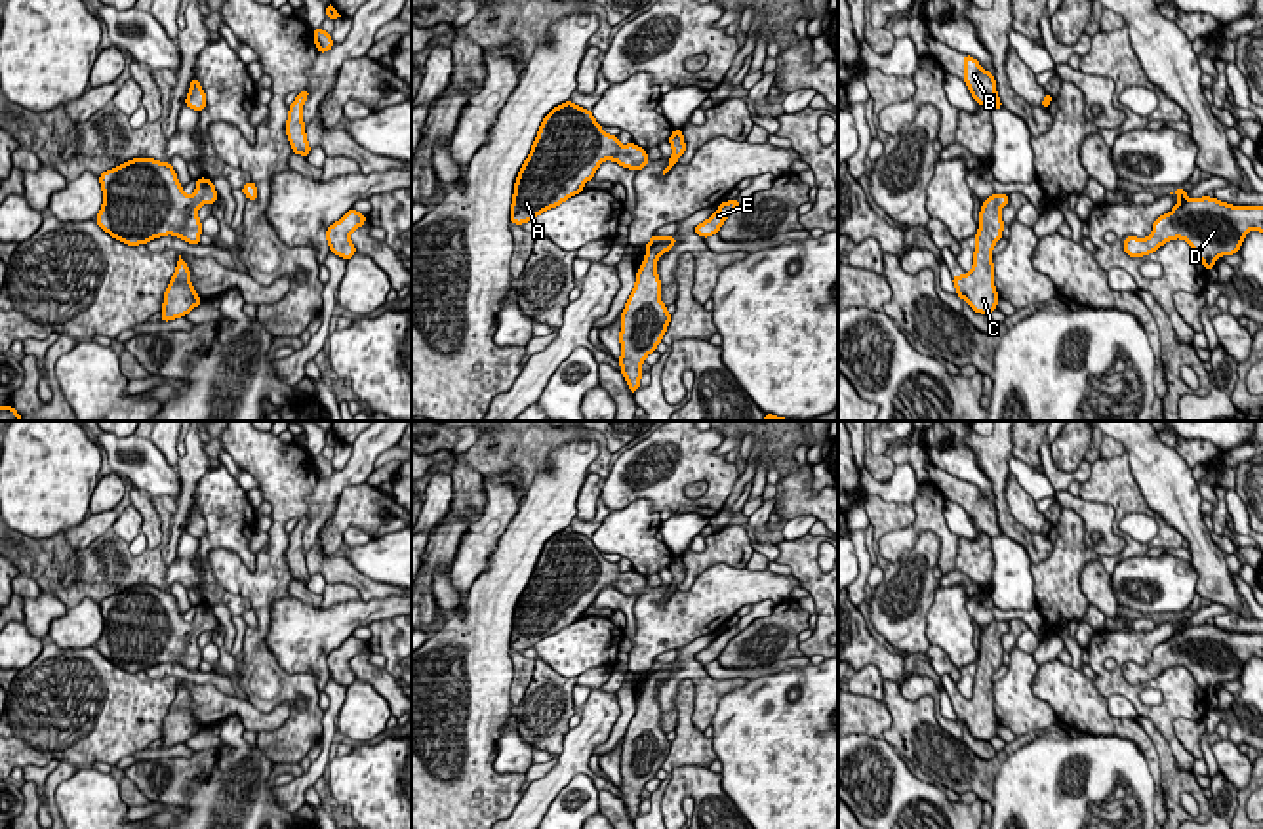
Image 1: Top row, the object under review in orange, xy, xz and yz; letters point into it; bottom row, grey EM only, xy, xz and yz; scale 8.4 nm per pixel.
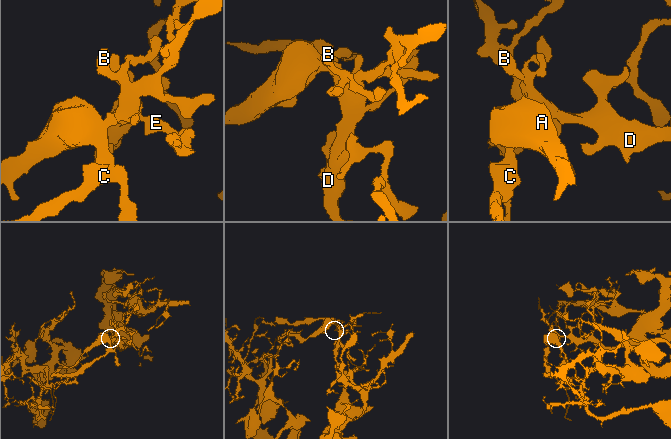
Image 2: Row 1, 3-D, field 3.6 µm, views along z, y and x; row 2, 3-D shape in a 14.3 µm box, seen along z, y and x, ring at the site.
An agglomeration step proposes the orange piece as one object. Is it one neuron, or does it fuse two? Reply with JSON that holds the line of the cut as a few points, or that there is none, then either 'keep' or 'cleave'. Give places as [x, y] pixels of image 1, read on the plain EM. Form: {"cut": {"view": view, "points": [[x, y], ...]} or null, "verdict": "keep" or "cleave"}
{"cut": null, "verdict": "keep"}

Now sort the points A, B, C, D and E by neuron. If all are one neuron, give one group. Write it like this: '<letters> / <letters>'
A B C D E

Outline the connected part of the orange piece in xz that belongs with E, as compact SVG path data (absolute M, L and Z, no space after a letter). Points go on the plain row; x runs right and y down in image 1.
M730 627L730 629L722 629L720 635L703 650L699 650L695 654L695 661L707 665L711 661L716 661L718 656L722 654L722 650L726 648L726 644L739 633L741 629Z

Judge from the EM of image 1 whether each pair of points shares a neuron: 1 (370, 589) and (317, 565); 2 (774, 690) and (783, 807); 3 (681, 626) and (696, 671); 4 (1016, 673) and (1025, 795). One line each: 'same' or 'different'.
1: same
2: same
3: different
4: different

